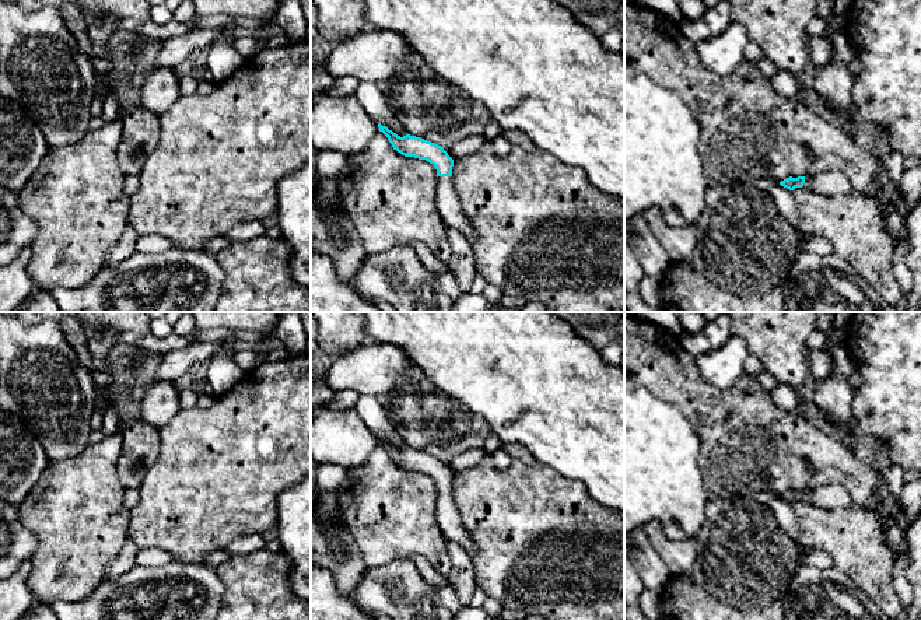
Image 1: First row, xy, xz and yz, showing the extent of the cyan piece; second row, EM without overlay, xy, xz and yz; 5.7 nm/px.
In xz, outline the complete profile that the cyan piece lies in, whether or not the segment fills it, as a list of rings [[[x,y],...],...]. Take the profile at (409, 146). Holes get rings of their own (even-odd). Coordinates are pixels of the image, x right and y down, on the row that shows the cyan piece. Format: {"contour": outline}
{"contour": [[[378,123],[378,127],[378,130],[388,137],[393,150],[405,157],[426,160],[435,167],[438,176],[437,207],[445,225],[460,231],[470,242],[476,241],[477,232],[472,223],[463,216],[460,202],[454,189],[451,178],[454,160],[448,155],[444,147],[410,134],[400,137],[381,123]]]}

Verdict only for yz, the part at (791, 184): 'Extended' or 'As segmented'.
Extended

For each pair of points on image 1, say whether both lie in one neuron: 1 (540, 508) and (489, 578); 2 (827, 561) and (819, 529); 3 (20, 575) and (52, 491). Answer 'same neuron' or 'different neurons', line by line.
1: same neuron
2: different neurons
3: different neurons

